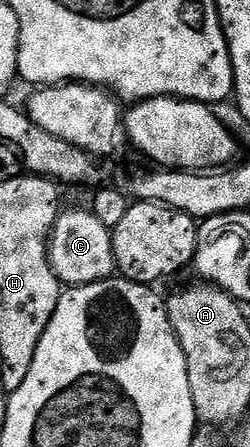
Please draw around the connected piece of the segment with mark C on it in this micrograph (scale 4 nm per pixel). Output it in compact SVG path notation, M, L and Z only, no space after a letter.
M73 208L70 212L69 209L62 211L49 234L49 261L51 270L55 270L62 285L70 288L110 279L117 267L112 231L103 226L99 218L95 218L92 210L80 212L79 209Z

